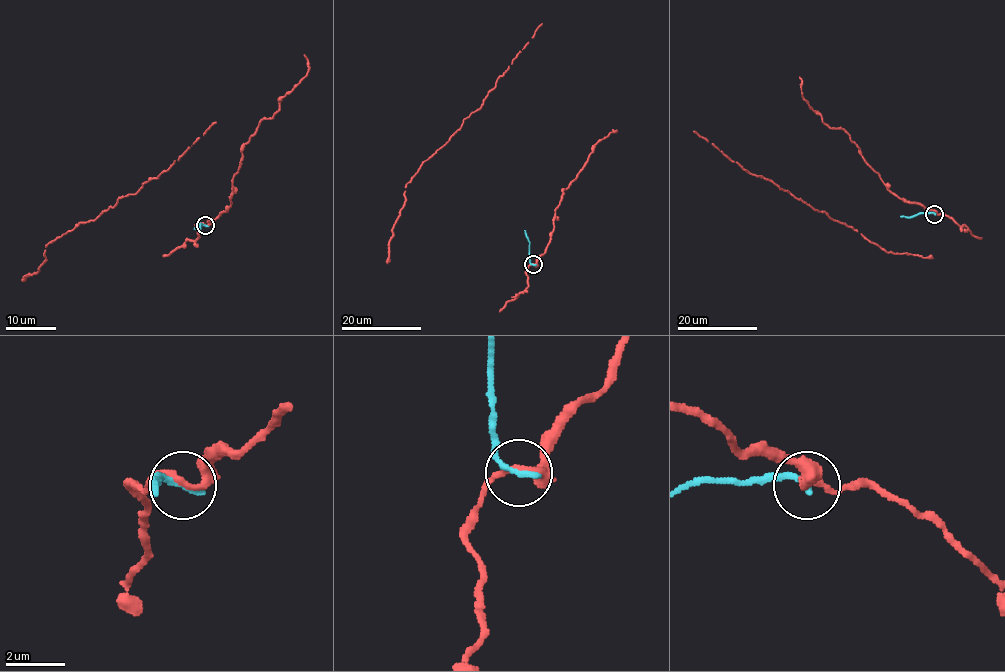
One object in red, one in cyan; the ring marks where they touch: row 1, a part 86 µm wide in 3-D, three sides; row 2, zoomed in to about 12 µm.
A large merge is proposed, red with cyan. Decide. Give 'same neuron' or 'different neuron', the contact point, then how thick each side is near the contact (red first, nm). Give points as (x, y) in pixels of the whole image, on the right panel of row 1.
different neuron | (934, 214) | 240/240 nm

